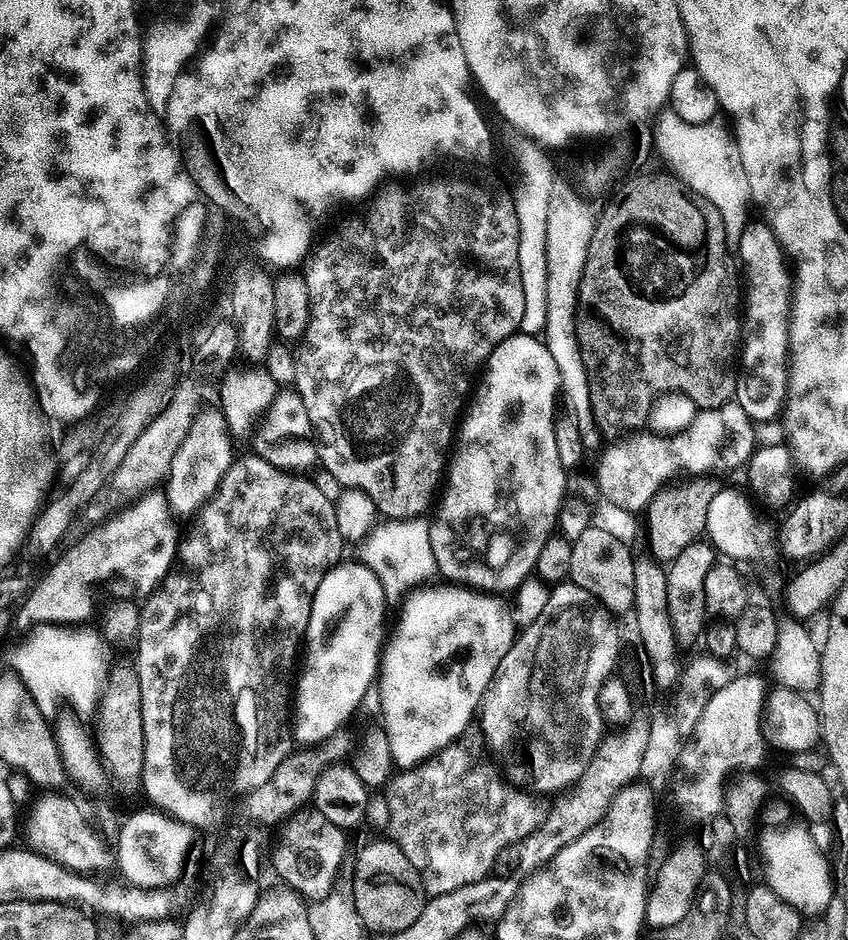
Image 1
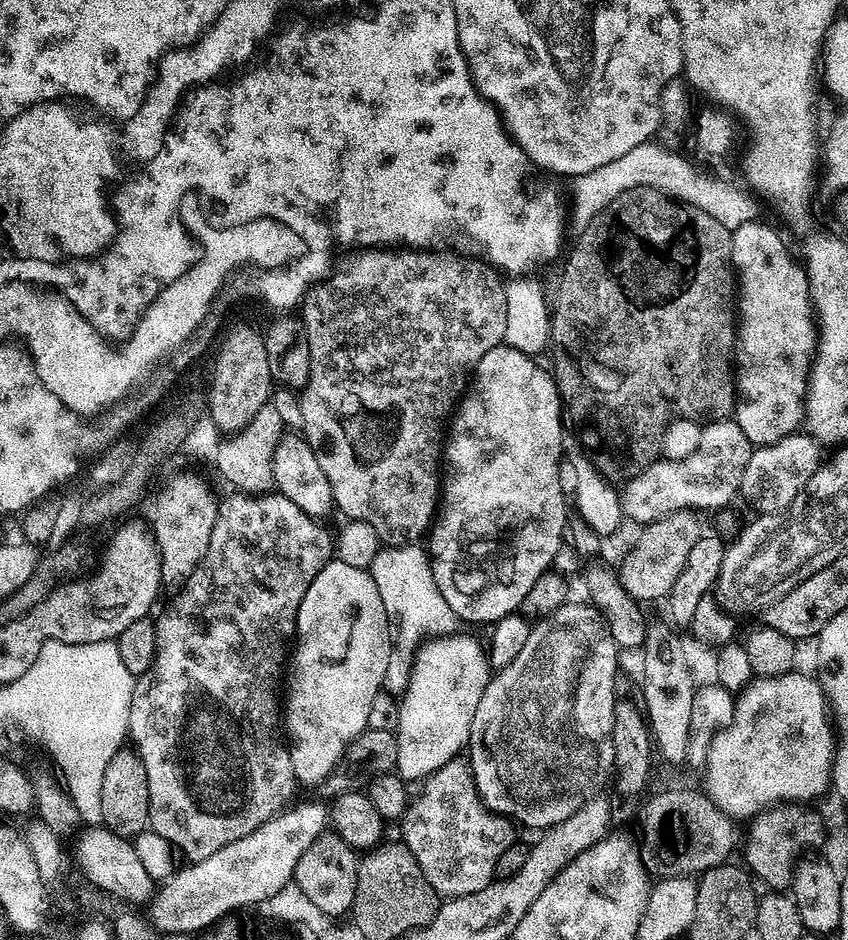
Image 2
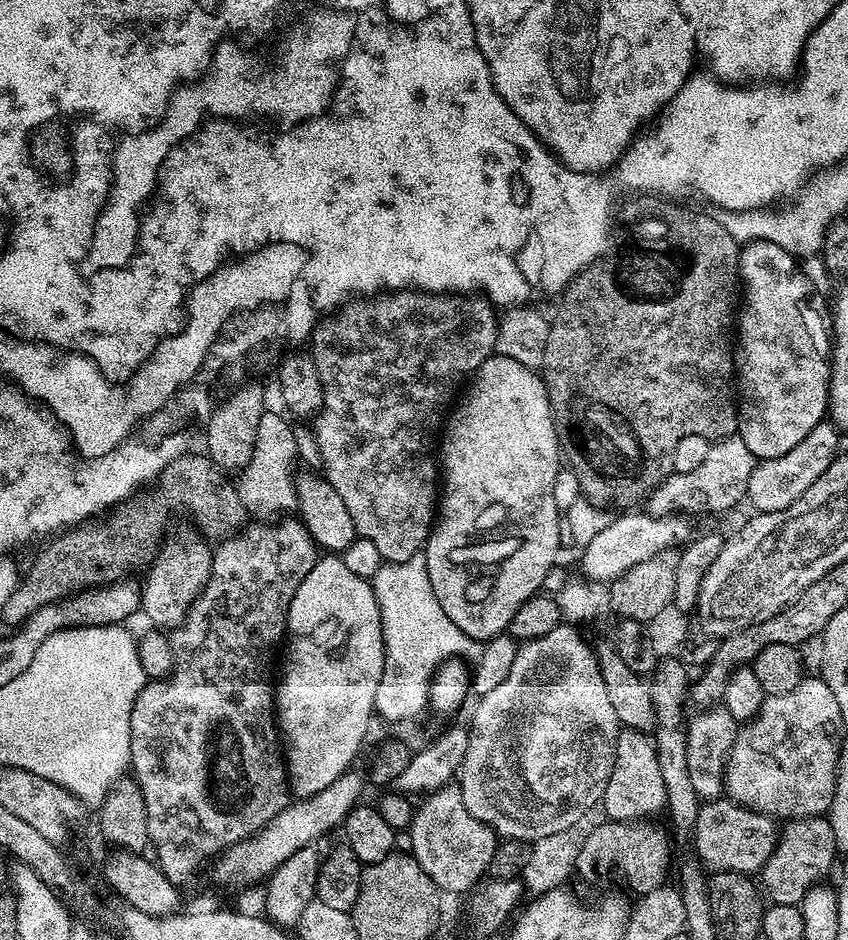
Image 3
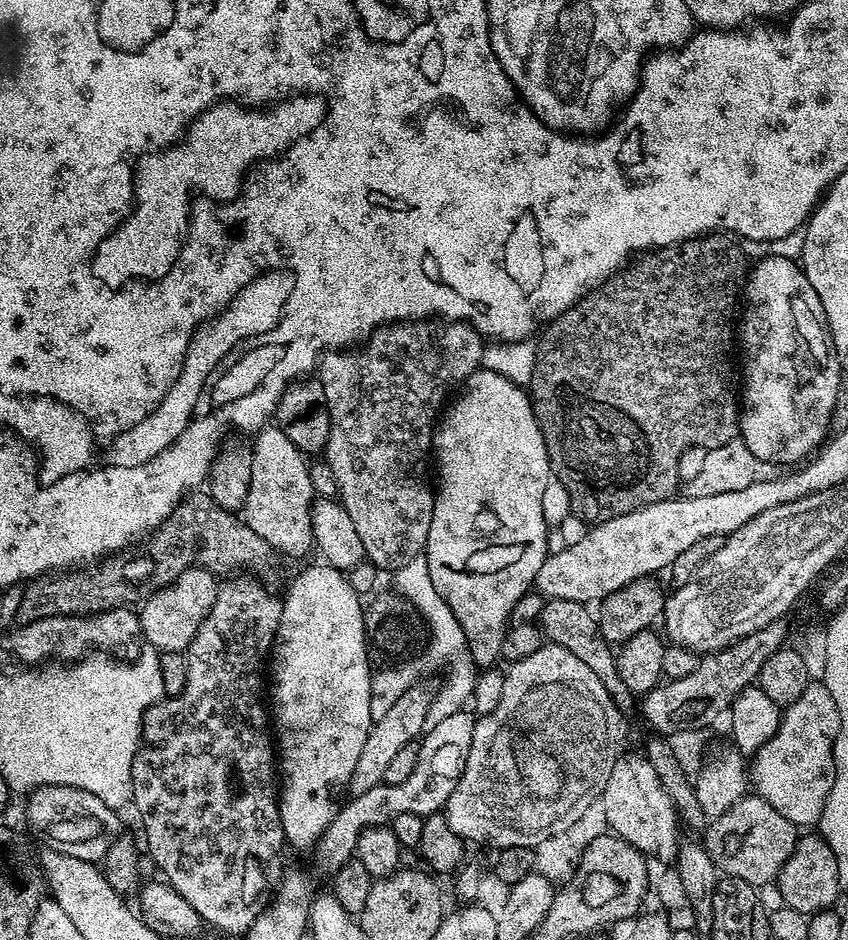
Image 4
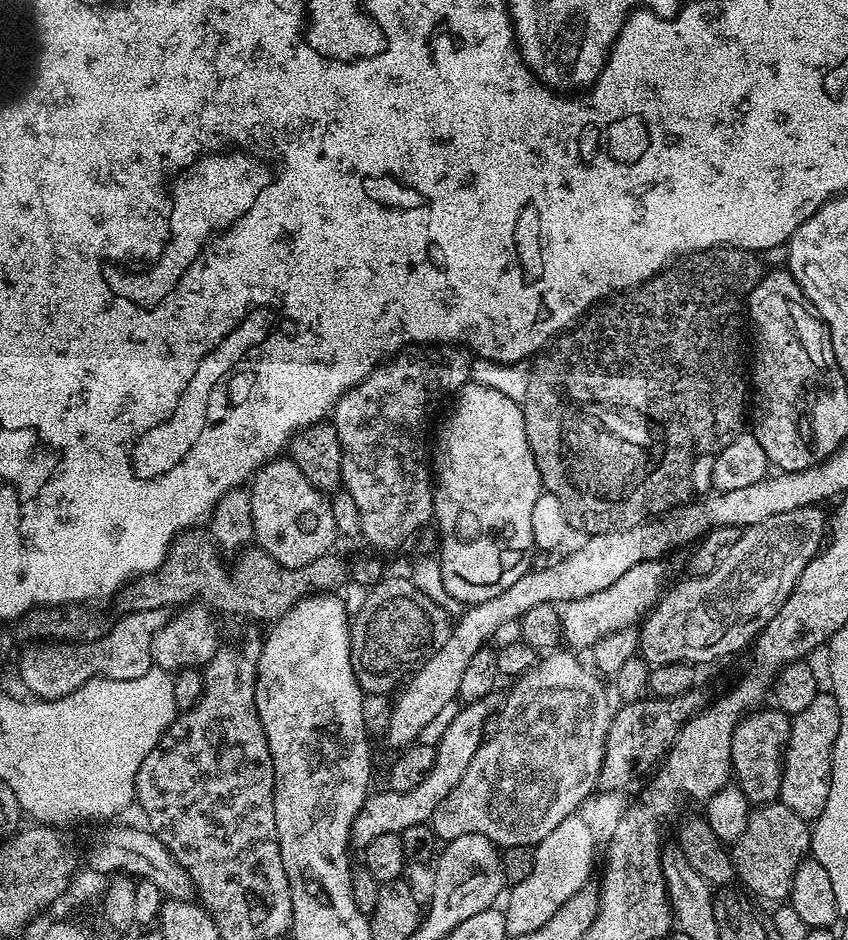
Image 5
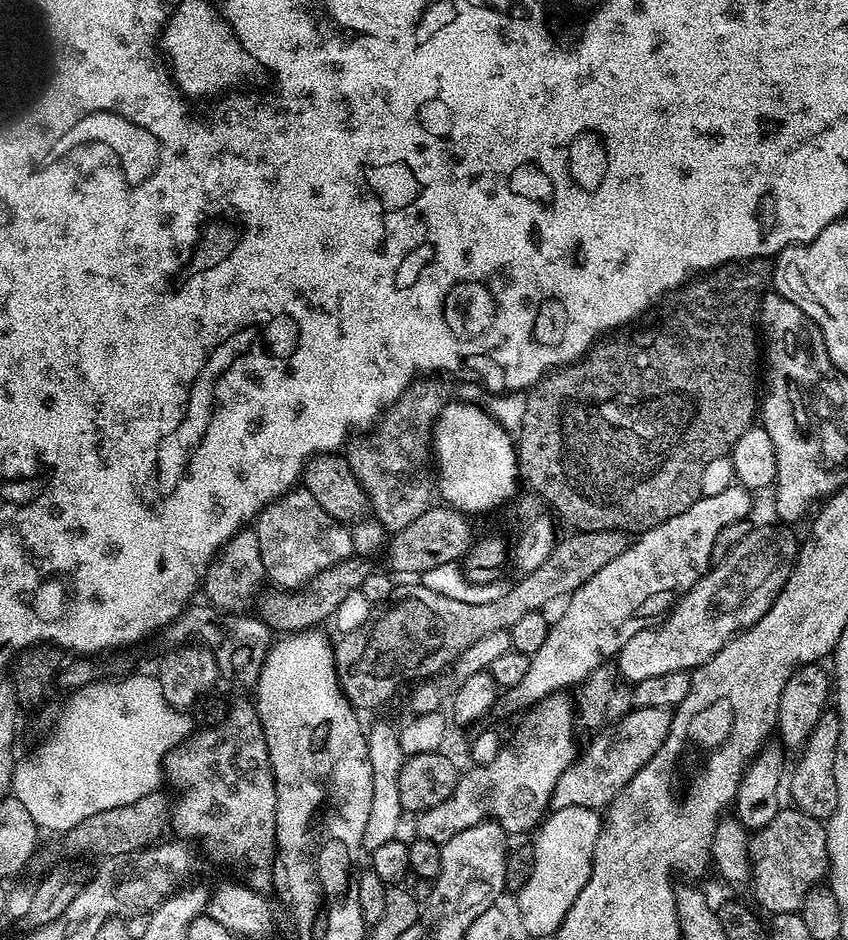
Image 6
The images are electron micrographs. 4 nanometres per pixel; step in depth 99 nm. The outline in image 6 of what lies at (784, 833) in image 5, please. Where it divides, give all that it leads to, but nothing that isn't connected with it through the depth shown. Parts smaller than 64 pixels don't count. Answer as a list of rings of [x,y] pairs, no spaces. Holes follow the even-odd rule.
[[[784,806],[778,814],[774,814],[774,819],[766,822],[766,826],[755,829],[751,833],[748,842],[748,853],[752,863],[752,879],[750,889],[756,895],[756,900],[768,911],[768,914],[777,916],[778,914],[790,914],[800,912],[804,904],[804,899],[821,882],[820,879],[829,875],[828,870],[828,847],[826,846],[827,827],[821,821],[813,818],[810,814],[800,811],[795,806]]]

